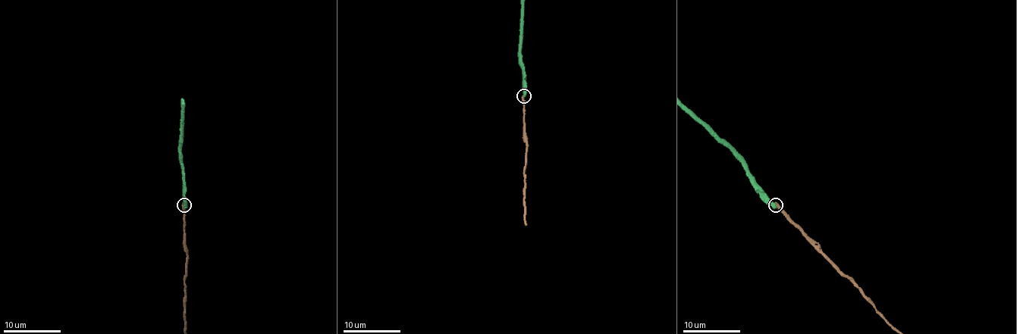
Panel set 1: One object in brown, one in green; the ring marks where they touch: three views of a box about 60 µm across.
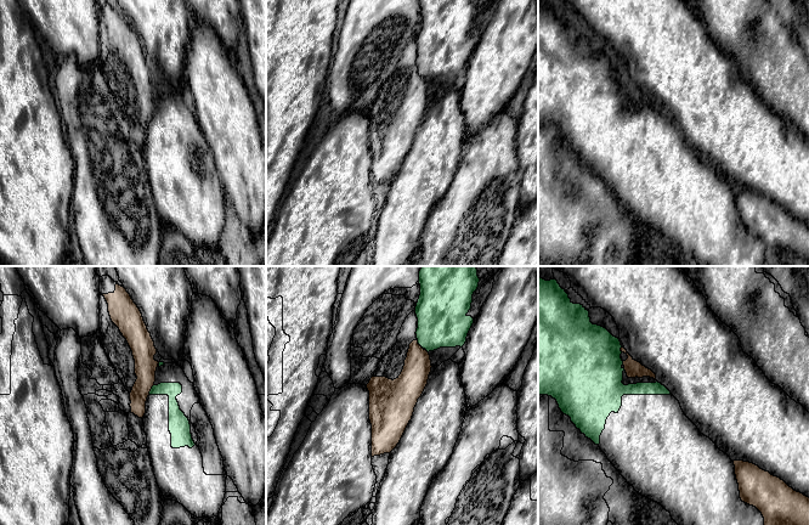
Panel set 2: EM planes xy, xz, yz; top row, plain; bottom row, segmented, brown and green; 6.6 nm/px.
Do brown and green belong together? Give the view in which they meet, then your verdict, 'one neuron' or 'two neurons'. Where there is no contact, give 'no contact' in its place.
contact in xy; two neurons

